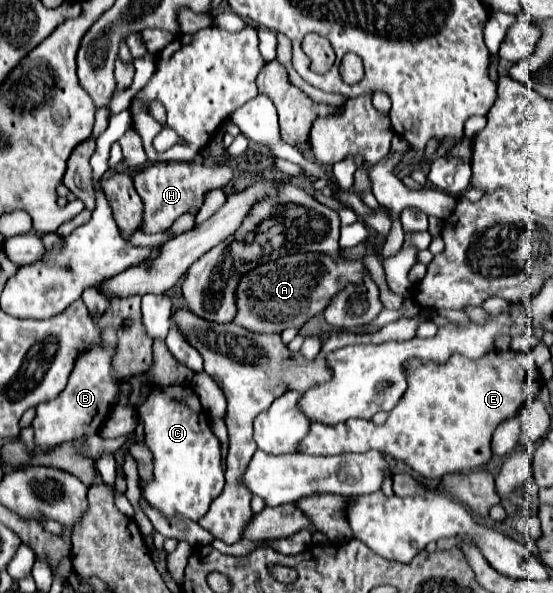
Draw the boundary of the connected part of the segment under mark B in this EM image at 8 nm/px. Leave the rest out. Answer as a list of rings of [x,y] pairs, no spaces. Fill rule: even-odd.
[[[113,330],[101,332],[105,348],[87,350],[79,356],[75,362],[75,368],[69,376],[69,382],[65,390],[51,402],[43,402],[35,408],[33,418],[33,432],[35,432],[35,444],[39,450],[49,452],[55,446],[75,440],[79,436],[97,434],[101,430],[101,424],[105,422],[111,408],[117,404],[119,396],[119,382],[113,378],[113,366],[111,366],[111,354],[115,352],[115,334]]]

